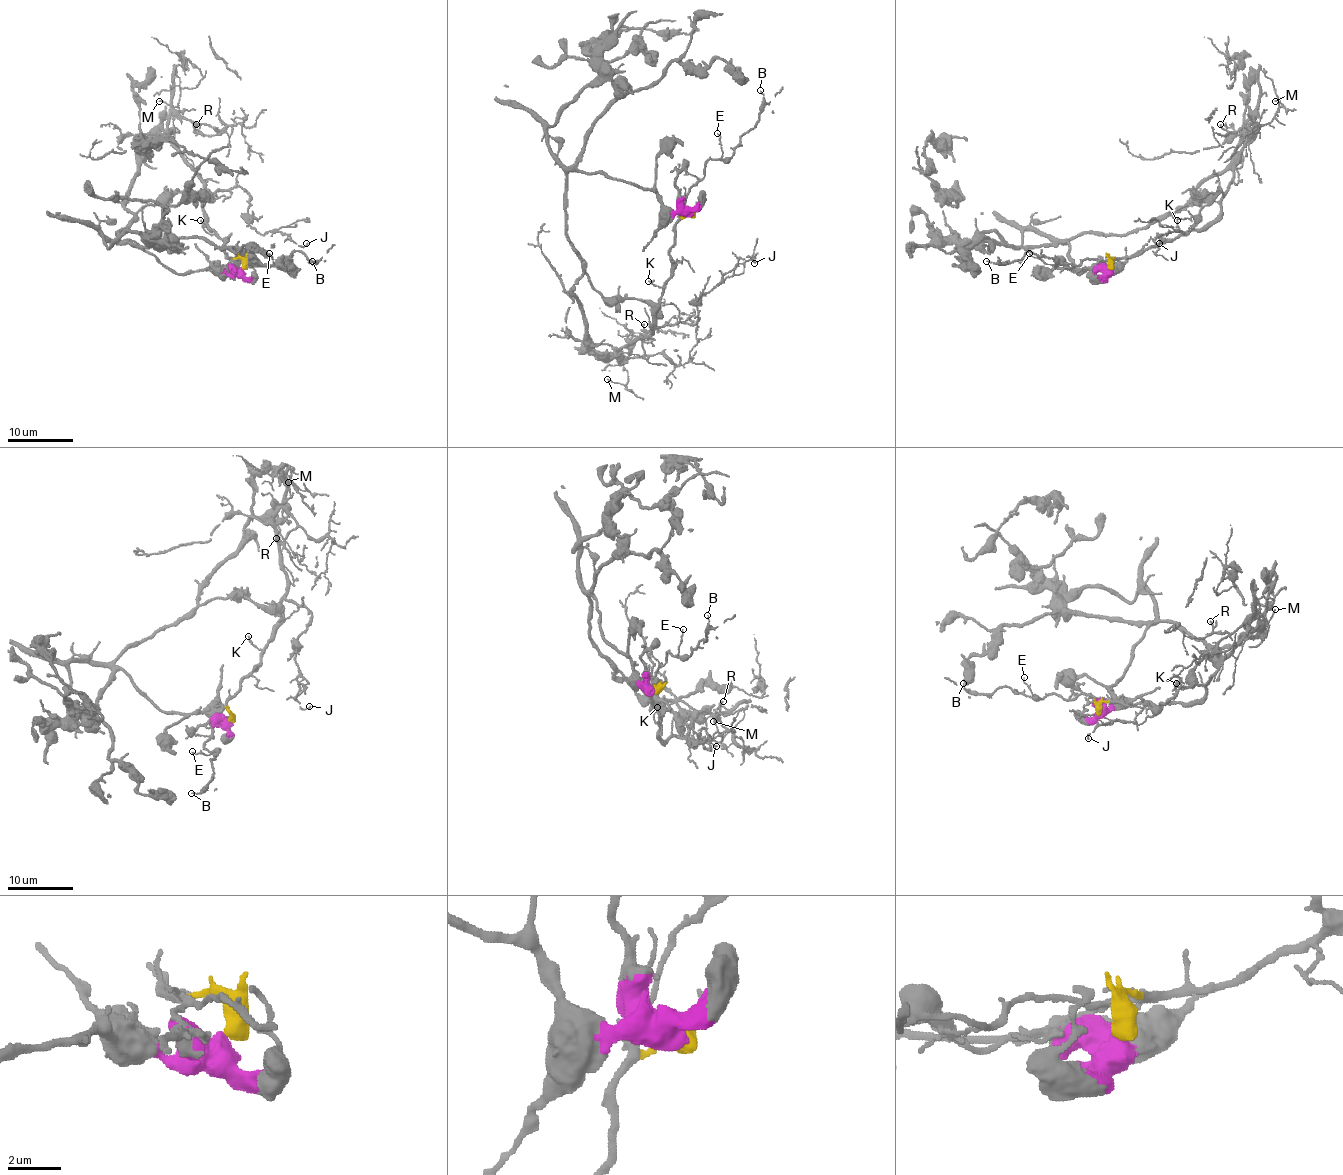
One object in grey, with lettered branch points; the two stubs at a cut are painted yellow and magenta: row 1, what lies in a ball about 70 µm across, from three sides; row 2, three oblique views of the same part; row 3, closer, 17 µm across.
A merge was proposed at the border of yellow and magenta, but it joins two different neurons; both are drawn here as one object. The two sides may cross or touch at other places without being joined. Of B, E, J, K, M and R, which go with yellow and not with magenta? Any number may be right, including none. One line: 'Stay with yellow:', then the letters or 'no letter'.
Stay with yellow: B, E, J, K, M, R

